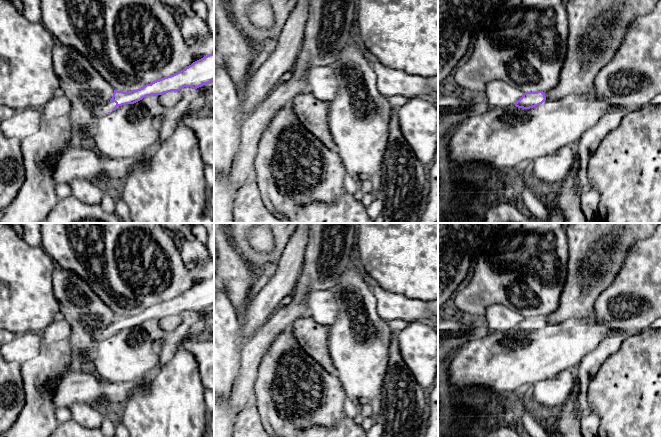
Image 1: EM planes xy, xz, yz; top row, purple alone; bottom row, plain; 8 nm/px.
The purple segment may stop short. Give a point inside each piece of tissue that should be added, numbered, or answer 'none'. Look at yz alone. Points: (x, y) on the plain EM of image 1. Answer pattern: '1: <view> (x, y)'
none

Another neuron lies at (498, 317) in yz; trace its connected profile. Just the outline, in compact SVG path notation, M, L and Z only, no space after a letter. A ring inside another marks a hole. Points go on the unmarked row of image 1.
M494 304L489 306L485 311L482 322L486 325L489 332L508 332L523 320L523 316L502 304Z

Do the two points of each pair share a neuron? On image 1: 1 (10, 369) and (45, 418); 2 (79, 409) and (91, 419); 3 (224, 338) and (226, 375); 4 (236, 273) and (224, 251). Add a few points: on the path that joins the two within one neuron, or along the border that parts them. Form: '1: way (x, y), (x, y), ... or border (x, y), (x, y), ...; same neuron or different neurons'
1: border (19, 364), (24, 393), (24, 405), (21, 410); different neurons
2: way (82, 412), (88, 416); same neuron
3: way (224, 347), (224, 366); same neuron
4: way (231, 268), (224, 261), (224, 256); same neuron

